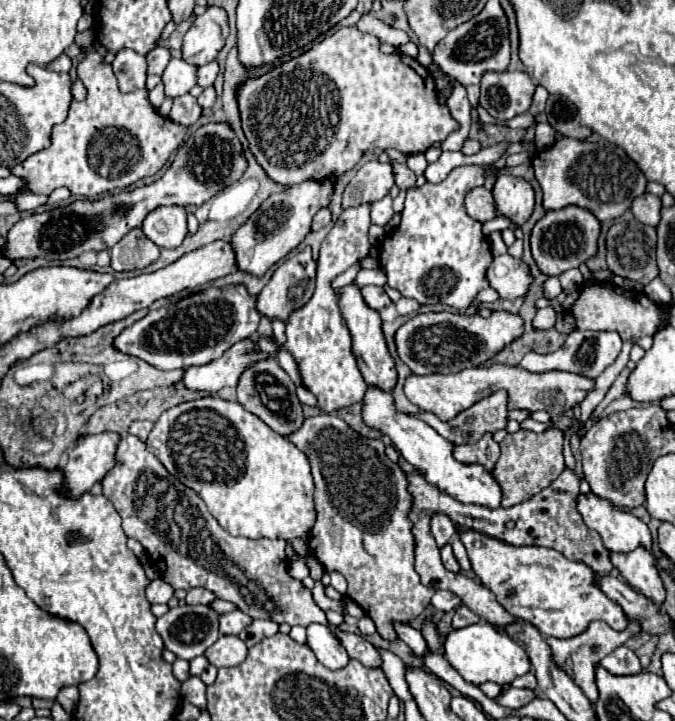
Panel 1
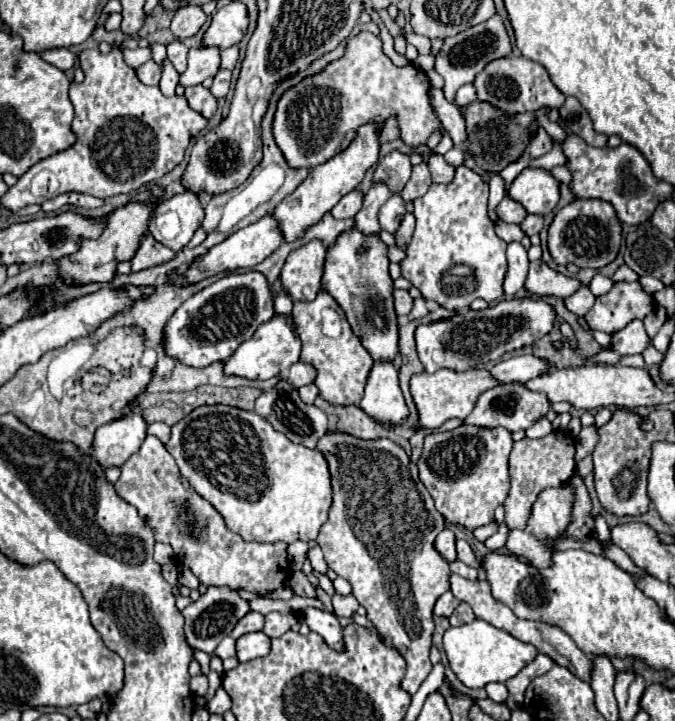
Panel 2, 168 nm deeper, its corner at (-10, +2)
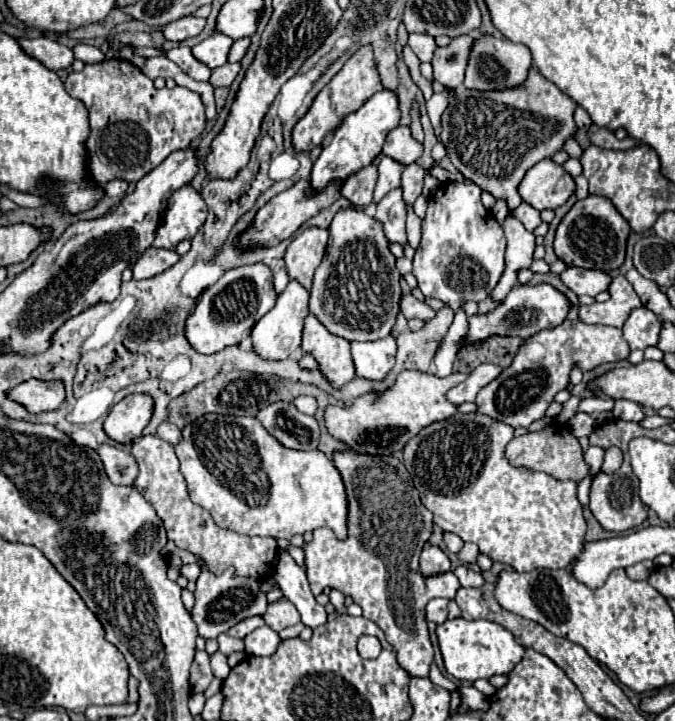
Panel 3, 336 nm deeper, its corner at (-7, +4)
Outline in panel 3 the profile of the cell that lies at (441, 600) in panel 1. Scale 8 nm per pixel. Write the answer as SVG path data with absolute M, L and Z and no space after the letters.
M431 599L427 605L427 619L433 623L443 623L447 619L449 599Z

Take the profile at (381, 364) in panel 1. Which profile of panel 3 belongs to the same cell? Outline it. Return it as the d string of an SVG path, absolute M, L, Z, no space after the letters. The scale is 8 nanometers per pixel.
M341 209L329 227L329 245L313 277L311 313L335 335L347 341L375 341L391 335L399 313L401 273L387 247L381 223L361 209Z

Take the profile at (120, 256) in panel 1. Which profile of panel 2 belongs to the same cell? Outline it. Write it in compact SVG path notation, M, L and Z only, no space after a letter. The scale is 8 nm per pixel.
M146 235L146 239L140 243L138 253L134 255L132 263L132 271L142 271L142 269L150 269L162 263L168 263L176 253L168 247L164 247L162 243L158 243L152 235Z

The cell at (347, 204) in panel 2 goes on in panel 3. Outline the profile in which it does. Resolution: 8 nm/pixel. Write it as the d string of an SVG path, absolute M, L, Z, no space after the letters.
M367 165L343 183L341 197L345 197L353 207L365 207L371 203L375 183L377 183L377 167Z

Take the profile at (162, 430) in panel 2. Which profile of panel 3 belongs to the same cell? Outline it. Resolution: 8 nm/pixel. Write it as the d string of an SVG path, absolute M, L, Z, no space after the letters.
M161 423L161 425L157 427L157 435L159 435L163 441L171 443L171 445L177 445L177 441L181 441L181 431L179 431L179 427L175 427L173 423Z

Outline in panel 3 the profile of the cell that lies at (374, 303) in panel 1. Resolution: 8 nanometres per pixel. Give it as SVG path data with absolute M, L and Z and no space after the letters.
M403 295L403 297L401 297L401 303L399 303L399 309L401 309L401 313L403 313L407 319L419 317L419 319L423 319L423 321L427 321L429 317L433 317L433 313L435 313L427 303L415 299L413 295Z

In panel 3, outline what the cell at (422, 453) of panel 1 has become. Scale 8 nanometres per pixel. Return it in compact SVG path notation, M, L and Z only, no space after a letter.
M391 335L385 339L365 341L365 343L353 341L351 353L353 353L357 377L383 381L395 365L395 351L397 351L397 345Z

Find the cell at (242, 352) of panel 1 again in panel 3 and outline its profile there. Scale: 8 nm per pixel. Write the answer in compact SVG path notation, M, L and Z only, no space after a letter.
M289 281L287 289L277 297L275 307L267 315L263 315L261 321L257 321L257 325L251 331L253 351L259 357L263 357L267 361L281 361L281 359L287 359L295 349L301 347L303 319L309 313L307 301L309 301L309 293L297 281Z

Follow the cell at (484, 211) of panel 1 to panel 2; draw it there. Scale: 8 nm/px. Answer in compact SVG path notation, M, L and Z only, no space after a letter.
M506 197L506 199L502 199L502 203L496 207L496 213L498 213L498 217L502 219L502 221L506 221L506 223L516 223L516 225L520 225L524 219L526 219L526 211L524 211L524 207L520 205L520 203L516 203L514 199L510 199L510 197Z

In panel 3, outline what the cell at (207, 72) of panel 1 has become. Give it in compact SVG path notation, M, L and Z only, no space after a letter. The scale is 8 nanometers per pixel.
M249 37L237 39L237 41L231 45L231 49L229 49L229 57L227 57L227 61L229 61L229 63L237 63L237 61L245 55L247 47L249 47Z

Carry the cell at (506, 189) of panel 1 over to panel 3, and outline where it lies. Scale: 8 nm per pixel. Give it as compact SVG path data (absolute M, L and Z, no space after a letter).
M543 159L525 173L517 191L525 203L543 211L563 205L575 191L575 183L561 165L551 159Z

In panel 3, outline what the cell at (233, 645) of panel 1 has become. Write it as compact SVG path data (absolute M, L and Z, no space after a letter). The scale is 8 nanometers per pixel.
M267 625L255 629L243 641L245 641L245 653L247 655L261 655L261 657L273 655L277 645L281 643L279 635L273 629L269 629Z

